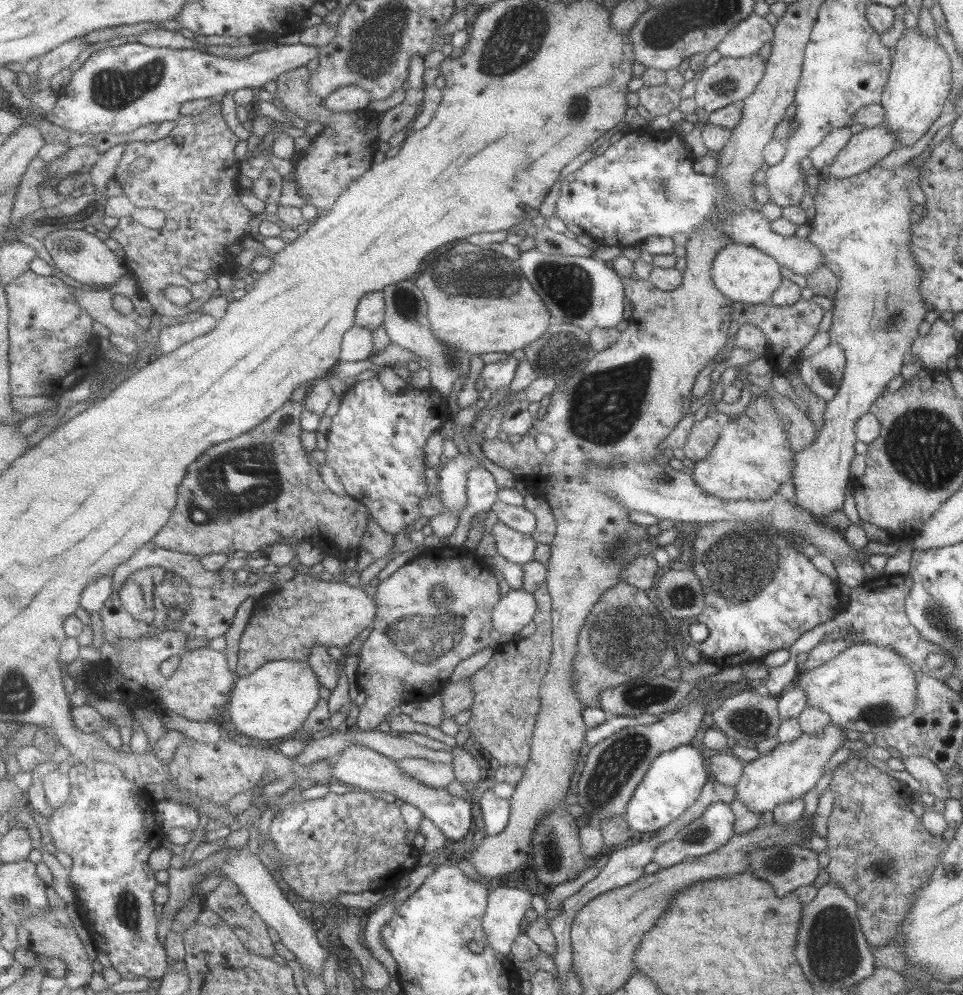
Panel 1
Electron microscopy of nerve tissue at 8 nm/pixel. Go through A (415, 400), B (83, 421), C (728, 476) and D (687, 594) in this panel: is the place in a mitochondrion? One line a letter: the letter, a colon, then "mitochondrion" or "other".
A: other
B: other
C: other
D: mitochondrion

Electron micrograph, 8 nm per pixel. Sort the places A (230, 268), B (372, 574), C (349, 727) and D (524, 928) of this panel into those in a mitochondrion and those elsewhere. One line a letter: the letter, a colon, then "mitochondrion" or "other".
A: other
B: other
C: other
D: other

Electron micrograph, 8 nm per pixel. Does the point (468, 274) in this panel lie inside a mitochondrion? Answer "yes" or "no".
yes

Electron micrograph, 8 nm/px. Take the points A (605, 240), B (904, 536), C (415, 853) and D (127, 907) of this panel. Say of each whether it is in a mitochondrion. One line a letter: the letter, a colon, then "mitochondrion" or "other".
A: other
B: other
C: other
D: mitochondrion

